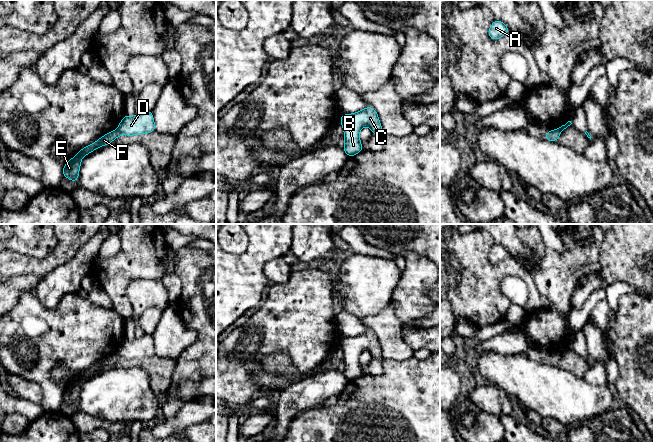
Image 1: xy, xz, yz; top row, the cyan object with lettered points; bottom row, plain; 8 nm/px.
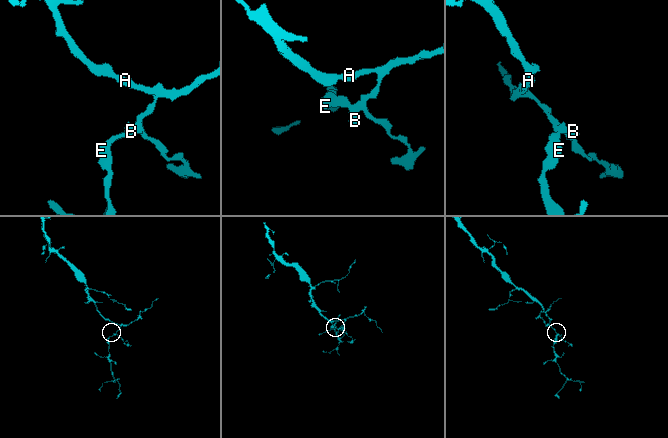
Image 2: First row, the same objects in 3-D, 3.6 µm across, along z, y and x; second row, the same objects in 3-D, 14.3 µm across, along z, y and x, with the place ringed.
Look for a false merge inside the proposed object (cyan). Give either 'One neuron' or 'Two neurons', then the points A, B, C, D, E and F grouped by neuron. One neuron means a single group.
Two neurons. Groups: A B C D / E F

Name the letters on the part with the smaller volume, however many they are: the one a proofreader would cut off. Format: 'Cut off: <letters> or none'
Cut off: E, F

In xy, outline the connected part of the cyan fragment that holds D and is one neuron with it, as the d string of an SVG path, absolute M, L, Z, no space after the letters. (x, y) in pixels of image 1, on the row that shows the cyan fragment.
M144 110L139 115L131 117L125 115L117 127L117 131L120 134L128 136L154 132L155 123L153 113L151 111Z

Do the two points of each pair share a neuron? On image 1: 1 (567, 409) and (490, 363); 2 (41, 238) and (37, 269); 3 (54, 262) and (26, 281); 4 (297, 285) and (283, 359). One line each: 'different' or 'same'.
1: same
2: different
3: different
4: different

